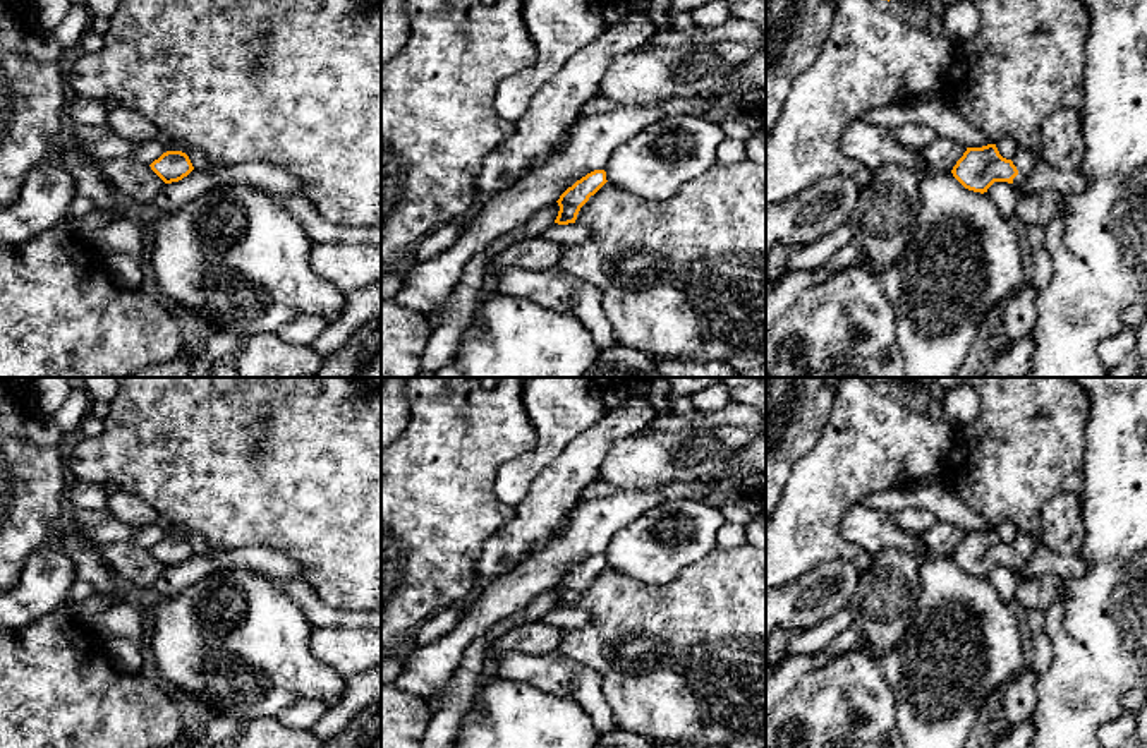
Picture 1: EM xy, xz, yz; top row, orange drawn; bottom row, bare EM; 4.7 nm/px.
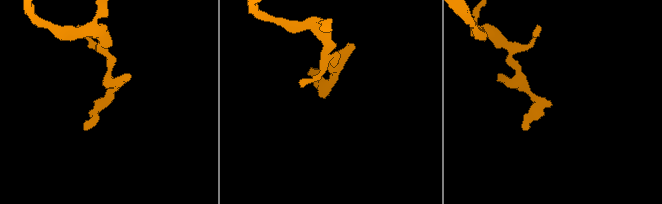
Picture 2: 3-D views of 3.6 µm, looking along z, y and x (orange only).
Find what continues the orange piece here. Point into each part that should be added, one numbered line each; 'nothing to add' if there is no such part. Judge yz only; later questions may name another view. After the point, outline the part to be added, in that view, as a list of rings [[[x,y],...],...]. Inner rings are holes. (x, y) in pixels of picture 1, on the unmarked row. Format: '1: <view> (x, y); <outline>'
1: yz (1024, 544); [[[1018,532],[1015,540],[1013,540],[1013,549],[1017,551],[1018,554],[1018,559],[1013,563],[1013,570],[1015,571],[1020,571],[1025,568],[1025,564],[1029,563],[1034,549],[1037,547],[1037,539],[1034,539],[1032,535],[1029,534],[1023,534],[1023,532]]]

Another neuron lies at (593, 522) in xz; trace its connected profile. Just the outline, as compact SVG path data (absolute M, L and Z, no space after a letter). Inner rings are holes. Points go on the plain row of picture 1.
M689 482L616 491L606 498L582 498L570 511L565 532L537 556L489 580L452 631L412 650L393 686L422 700L440 693L453 678L474 638L524 609L537 595L553 590L587 558L604 554L608 542L642 513L668 499L706 501L711 486L713 482Z

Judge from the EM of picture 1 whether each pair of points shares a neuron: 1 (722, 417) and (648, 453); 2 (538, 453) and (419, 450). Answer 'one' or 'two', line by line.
1: two
2: two

